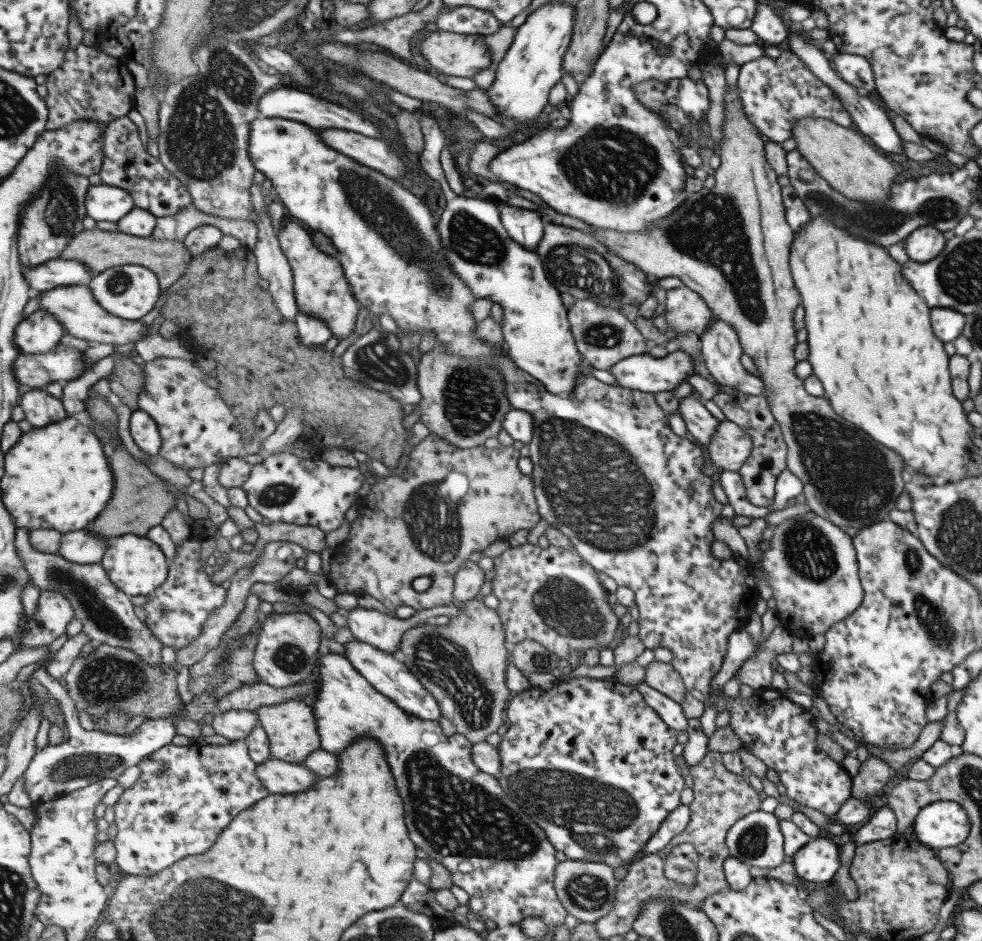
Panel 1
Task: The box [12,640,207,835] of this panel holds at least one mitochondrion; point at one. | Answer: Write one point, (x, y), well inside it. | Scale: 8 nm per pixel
(108, 679)

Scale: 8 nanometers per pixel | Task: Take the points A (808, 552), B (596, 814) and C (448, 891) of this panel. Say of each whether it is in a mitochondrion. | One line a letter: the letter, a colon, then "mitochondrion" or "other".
A: mitochondrion
B: mitochondrion
C: other

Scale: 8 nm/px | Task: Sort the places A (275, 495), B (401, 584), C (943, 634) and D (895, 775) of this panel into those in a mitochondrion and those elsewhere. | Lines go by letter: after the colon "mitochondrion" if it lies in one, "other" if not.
A: mitochondrion
B: other
C: mitochondrion
D: other

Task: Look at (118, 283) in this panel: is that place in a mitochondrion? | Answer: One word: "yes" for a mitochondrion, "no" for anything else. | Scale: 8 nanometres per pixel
yes

